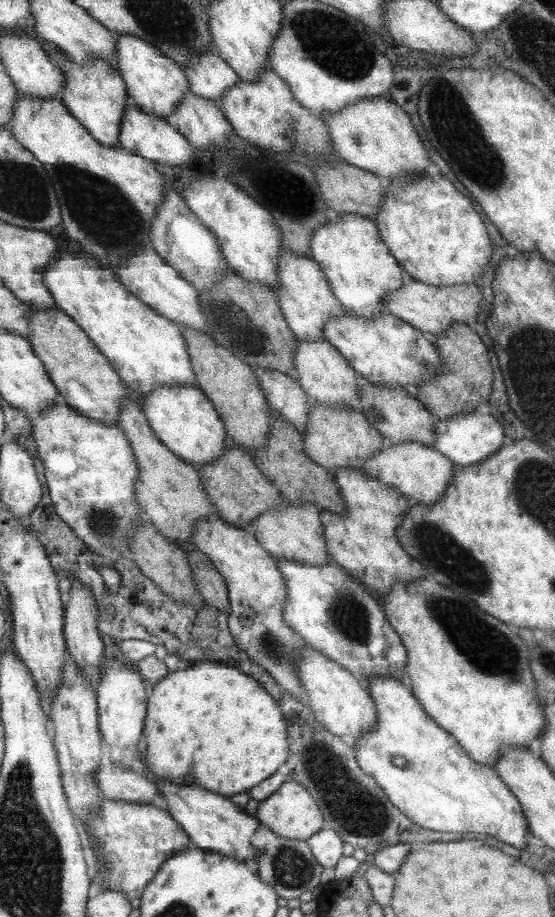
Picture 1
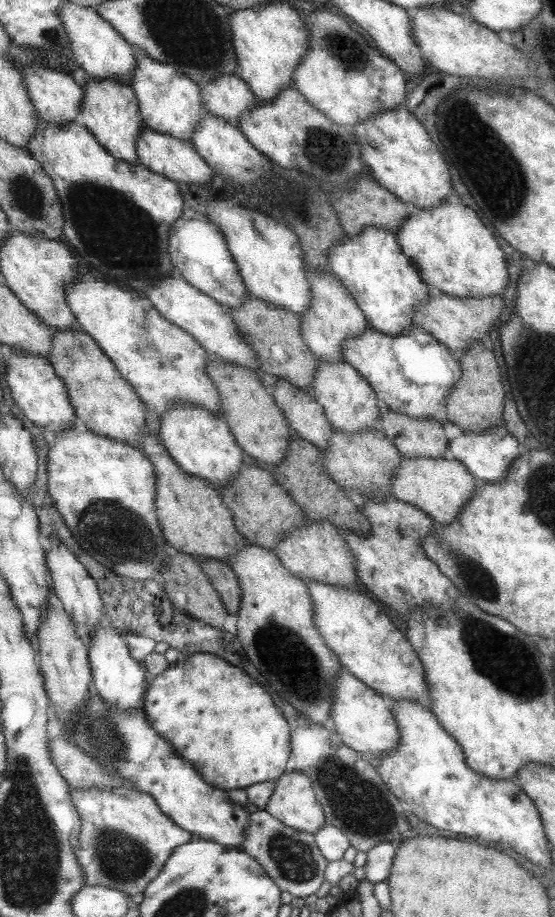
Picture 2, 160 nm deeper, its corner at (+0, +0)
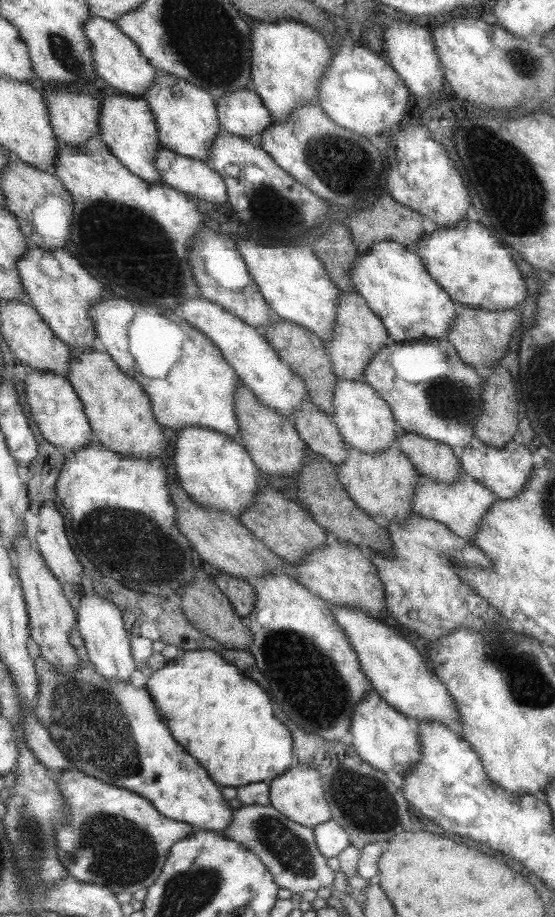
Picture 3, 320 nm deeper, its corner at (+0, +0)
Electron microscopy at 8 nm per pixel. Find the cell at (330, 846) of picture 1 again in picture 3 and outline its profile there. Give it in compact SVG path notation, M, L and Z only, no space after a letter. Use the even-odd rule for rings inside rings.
M335 820L317 825L313 828L319 851L327 858L341 855L351 845L349 833Z

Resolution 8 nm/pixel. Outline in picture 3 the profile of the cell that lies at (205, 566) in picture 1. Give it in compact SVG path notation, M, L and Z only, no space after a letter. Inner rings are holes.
M222 571L213 579L242 617L247 619L252 615L258 601L258 592L252 582Z

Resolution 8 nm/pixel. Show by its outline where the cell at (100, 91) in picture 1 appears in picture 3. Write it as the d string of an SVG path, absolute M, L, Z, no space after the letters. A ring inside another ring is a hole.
M106 95L101 111L101 138L108 144L111 152L136 176L151 184L164 182L157 170L157 159L162 148L160 128L156 114L152 111L149 101L131 95Z

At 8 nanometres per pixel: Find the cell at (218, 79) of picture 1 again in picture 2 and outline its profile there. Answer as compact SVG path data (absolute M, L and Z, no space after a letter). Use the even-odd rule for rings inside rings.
M235 73L203 85L202 95L209 112L238 126L244 114L260 104L249 84Z

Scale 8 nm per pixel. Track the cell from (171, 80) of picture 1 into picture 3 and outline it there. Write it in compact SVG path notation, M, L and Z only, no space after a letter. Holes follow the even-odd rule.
M159 70L156 83L152 90L148 90L145 99L156 114L162 144L183 156L208 162L218 136L224 132L217 100L212 93L188 80Z

